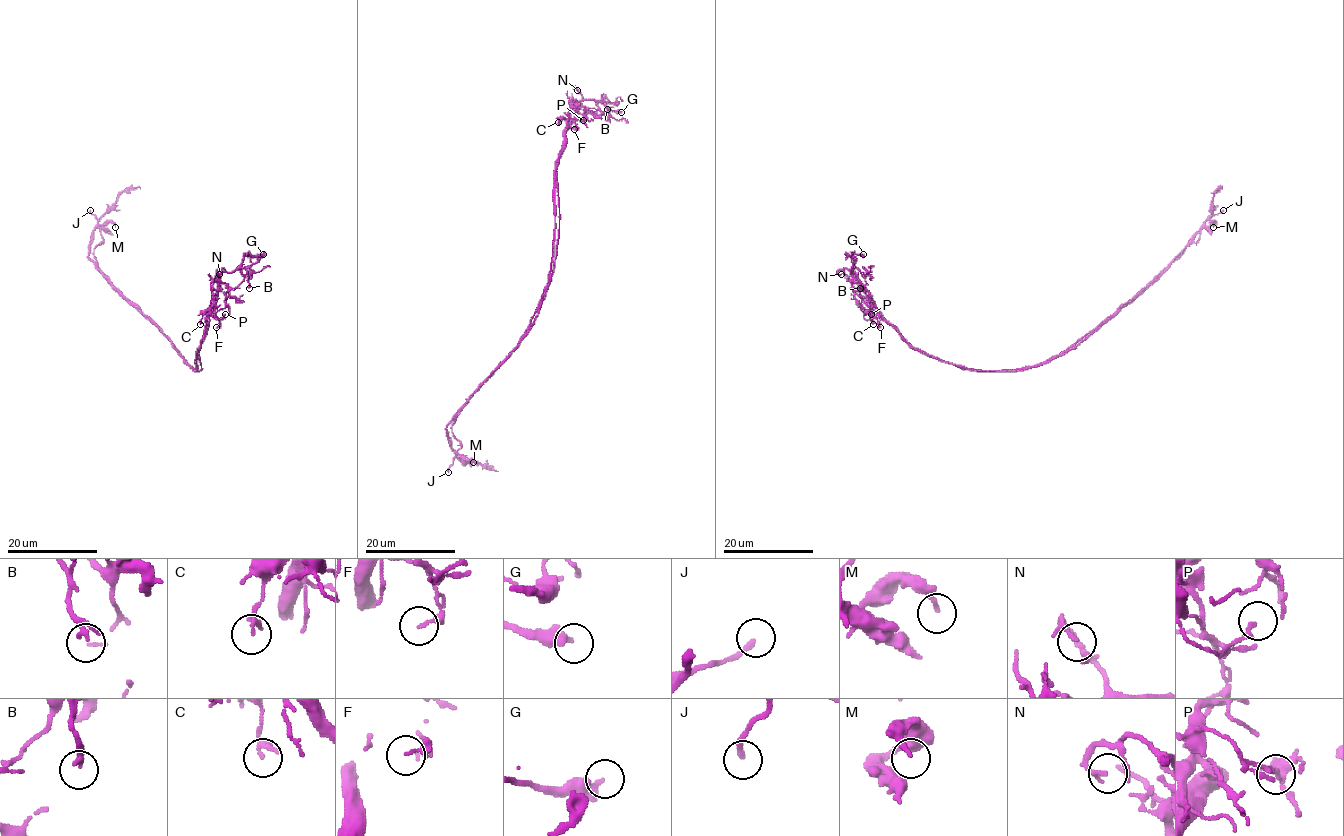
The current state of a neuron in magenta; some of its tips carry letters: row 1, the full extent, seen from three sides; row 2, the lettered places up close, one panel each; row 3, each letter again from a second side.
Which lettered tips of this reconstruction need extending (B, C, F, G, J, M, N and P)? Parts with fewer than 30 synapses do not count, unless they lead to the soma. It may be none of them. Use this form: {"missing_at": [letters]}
{"missing_at": ["J"]}

